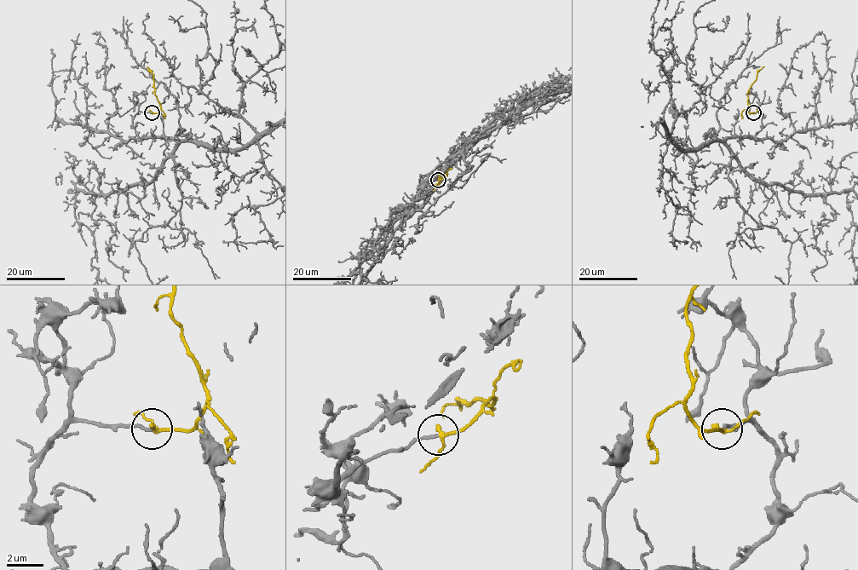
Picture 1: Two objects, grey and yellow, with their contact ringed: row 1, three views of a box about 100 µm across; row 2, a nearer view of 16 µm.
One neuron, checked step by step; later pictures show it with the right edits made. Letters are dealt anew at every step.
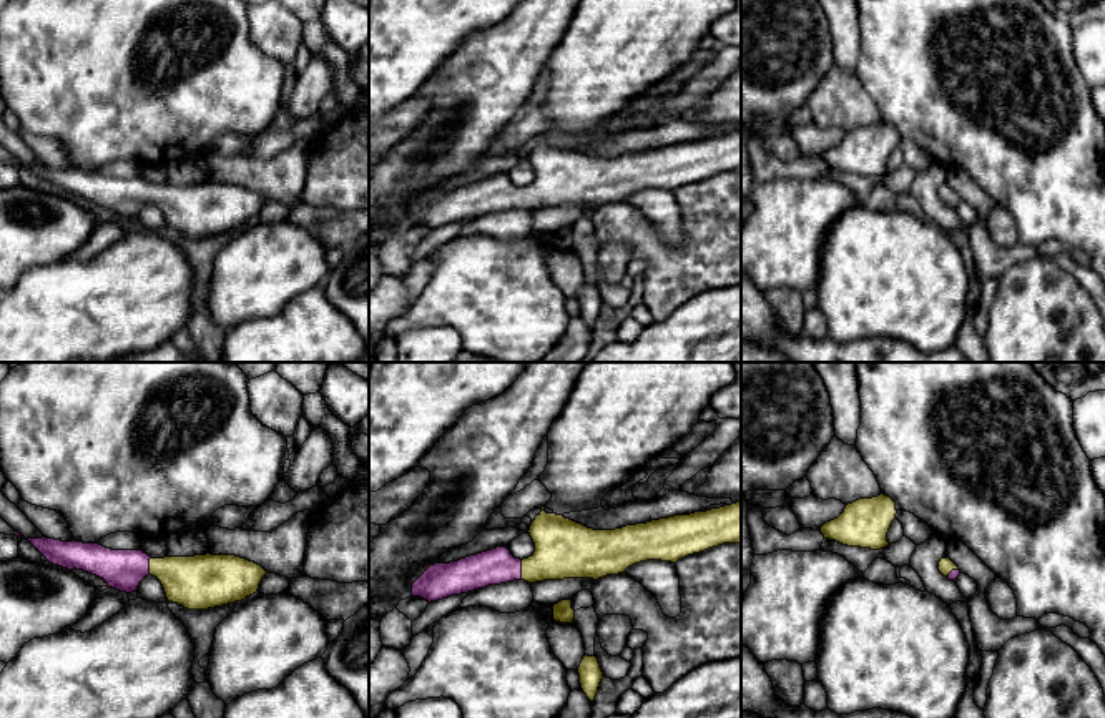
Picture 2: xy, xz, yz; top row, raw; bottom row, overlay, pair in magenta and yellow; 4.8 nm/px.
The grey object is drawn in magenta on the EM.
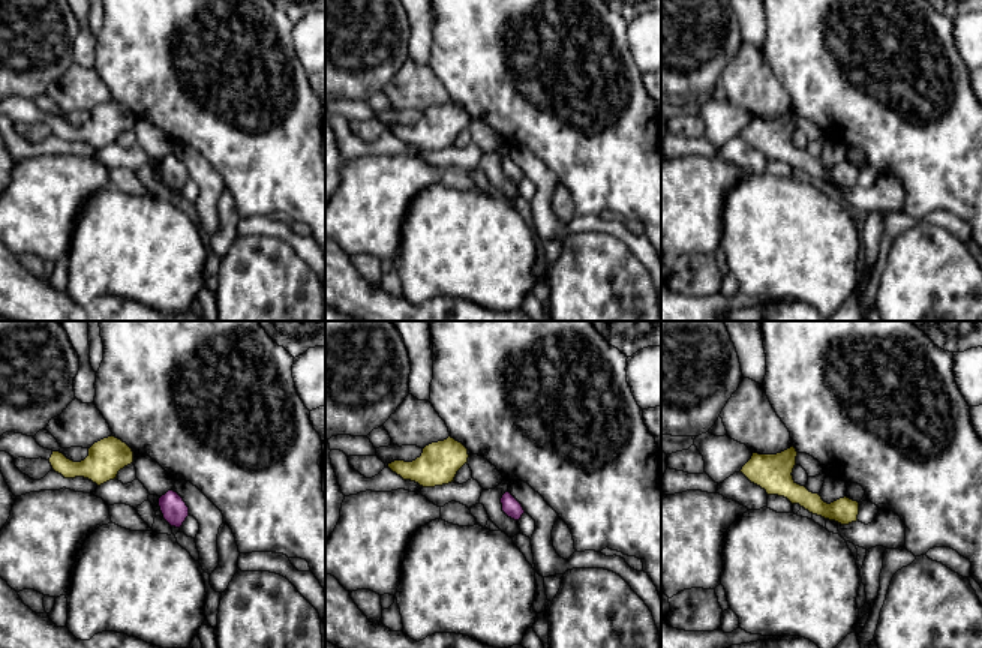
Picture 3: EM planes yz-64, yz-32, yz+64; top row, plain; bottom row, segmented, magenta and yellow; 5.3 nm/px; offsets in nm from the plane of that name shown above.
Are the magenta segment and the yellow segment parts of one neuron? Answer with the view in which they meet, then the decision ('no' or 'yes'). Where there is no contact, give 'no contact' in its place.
contact in xz; yes

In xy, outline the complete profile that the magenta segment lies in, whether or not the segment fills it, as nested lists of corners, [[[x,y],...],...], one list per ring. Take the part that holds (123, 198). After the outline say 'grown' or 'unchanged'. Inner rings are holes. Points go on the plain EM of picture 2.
[[[27,166],[50,191],[83,198],[103,206],[108,214],[131,221],[138,218],[140,209],[153,203],[166,221],[168,229],[183,233],[188,238],[208,238],[234,229],[258,219],[263,204],[268,201],[261,193],[236,183],[194,183],[194,184],[165,184],[151,186],[143,178],[111,178],[96,171],[61,170],[55,166]]] | grown

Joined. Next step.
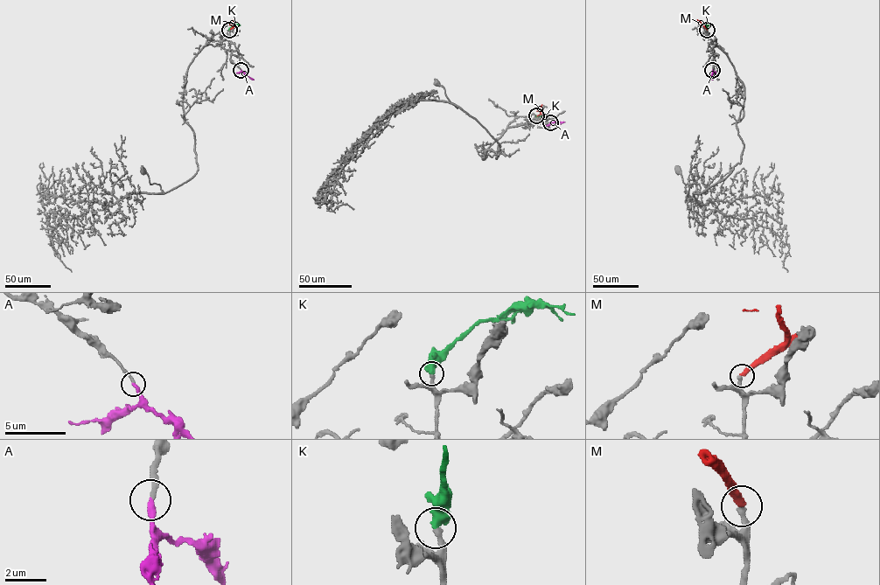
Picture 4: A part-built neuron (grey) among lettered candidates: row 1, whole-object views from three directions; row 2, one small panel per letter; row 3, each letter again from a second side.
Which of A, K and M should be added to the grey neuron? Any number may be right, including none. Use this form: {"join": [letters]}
{"join": ["A", "K"]}

